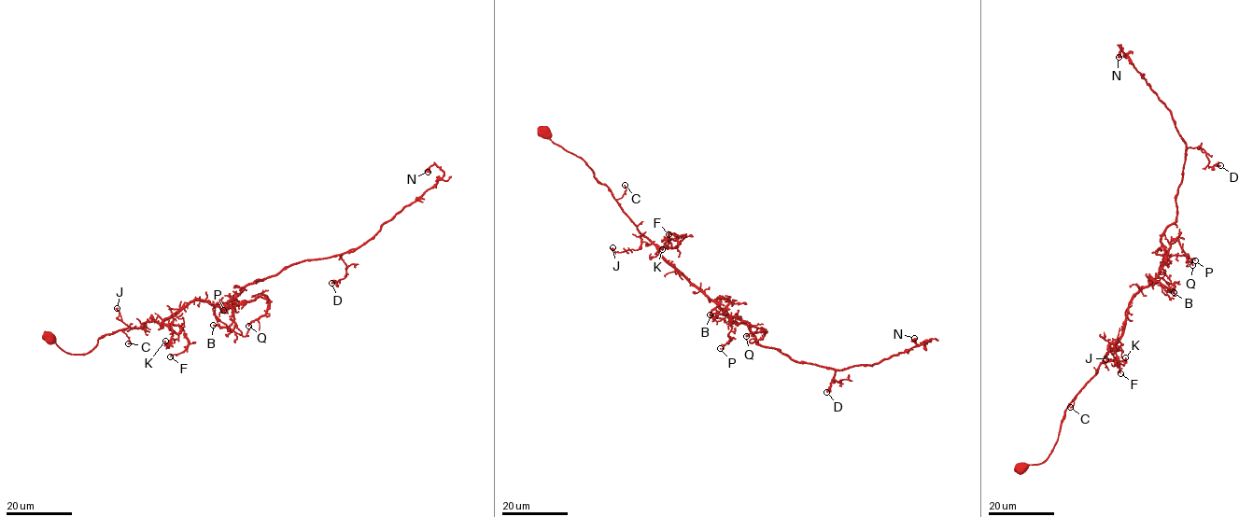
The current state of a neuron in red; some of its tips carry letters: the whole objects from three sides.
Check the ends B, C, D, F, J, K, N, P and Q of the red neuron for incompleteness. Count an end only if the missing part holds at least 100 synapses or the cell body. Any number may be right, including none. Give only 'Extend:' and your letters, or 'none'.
Extend: none

